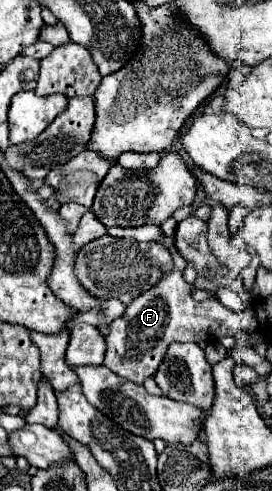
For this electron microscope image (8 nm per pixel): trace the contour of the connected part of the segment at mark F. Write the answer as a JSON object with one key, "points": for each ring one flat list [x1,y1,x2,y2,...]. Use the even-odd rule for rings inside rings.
{"points":[[171,271,163,275,163,279,137,299,129,303,123,317,111,323,111,333,107,335,107,355,103,365,125,377,125,381,133,381,135,385,143,385,145,379,155,377,167,347,173,341,179,343,199,343,199,341,219,341,225,335,237,335,239,317,231,309,219,303,219,299,195,301,191,297,193,285,183,281,179,271]]}

